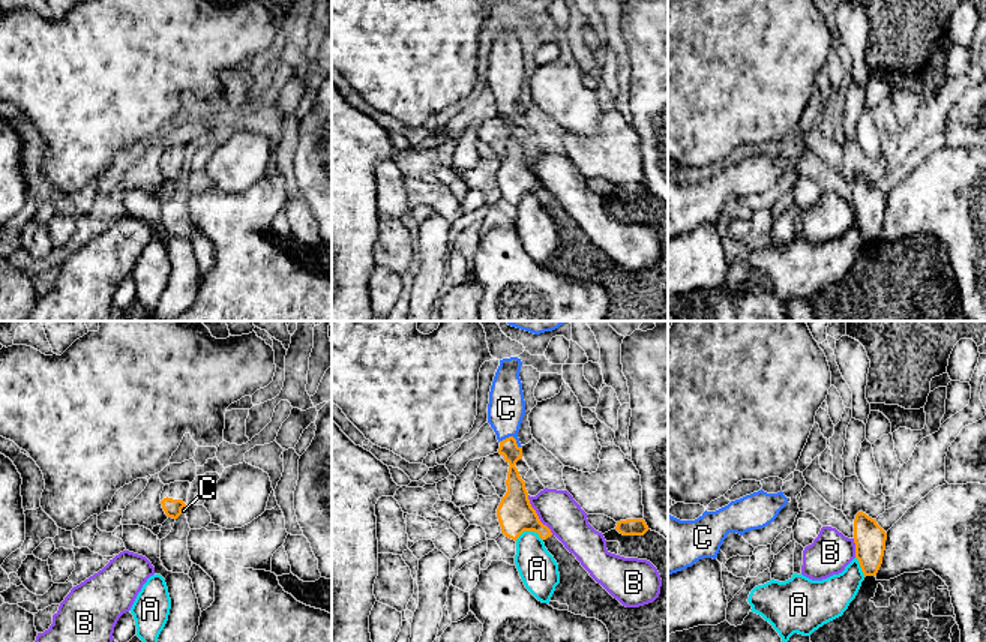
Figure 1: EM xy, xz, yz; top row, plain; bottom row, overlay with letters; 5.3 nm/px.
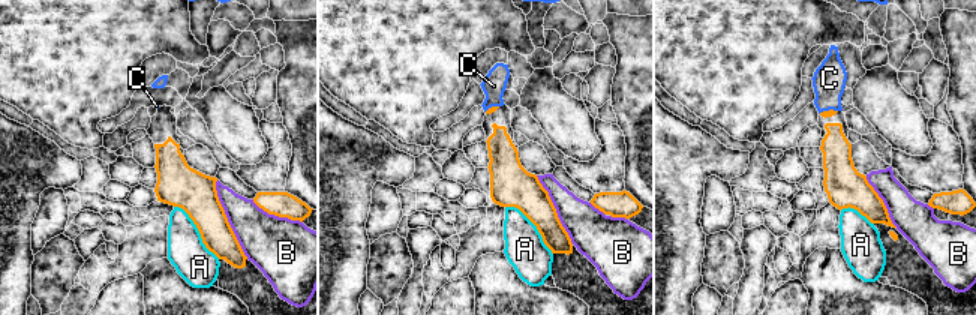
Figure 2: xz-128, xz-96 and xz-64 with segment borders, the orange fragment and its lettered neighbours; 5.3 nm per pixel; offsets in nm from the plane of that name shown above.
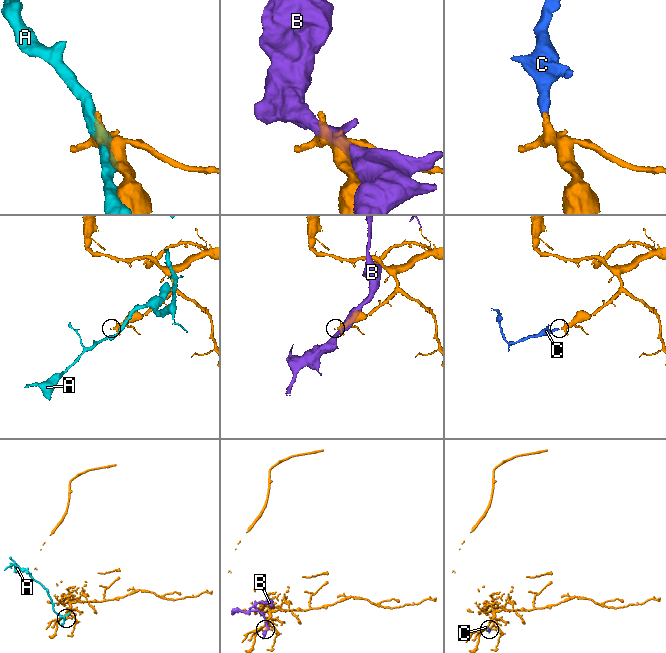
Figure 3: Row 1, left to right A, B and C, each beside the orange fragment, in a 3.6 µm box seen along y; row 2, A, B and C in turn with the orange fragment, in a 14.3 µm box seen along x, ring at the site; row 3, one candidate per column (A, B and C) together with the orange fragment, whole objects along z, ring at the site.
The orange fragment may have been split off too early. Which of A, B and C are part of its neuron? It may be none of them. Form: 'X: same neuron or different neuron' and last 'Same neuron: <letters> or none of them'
A: different neuron
B: different neuron
C: same neuron
Same neuron: C

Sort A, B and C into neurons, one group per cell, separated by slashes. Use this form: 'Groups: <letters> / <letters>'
Groups: A / B / C

